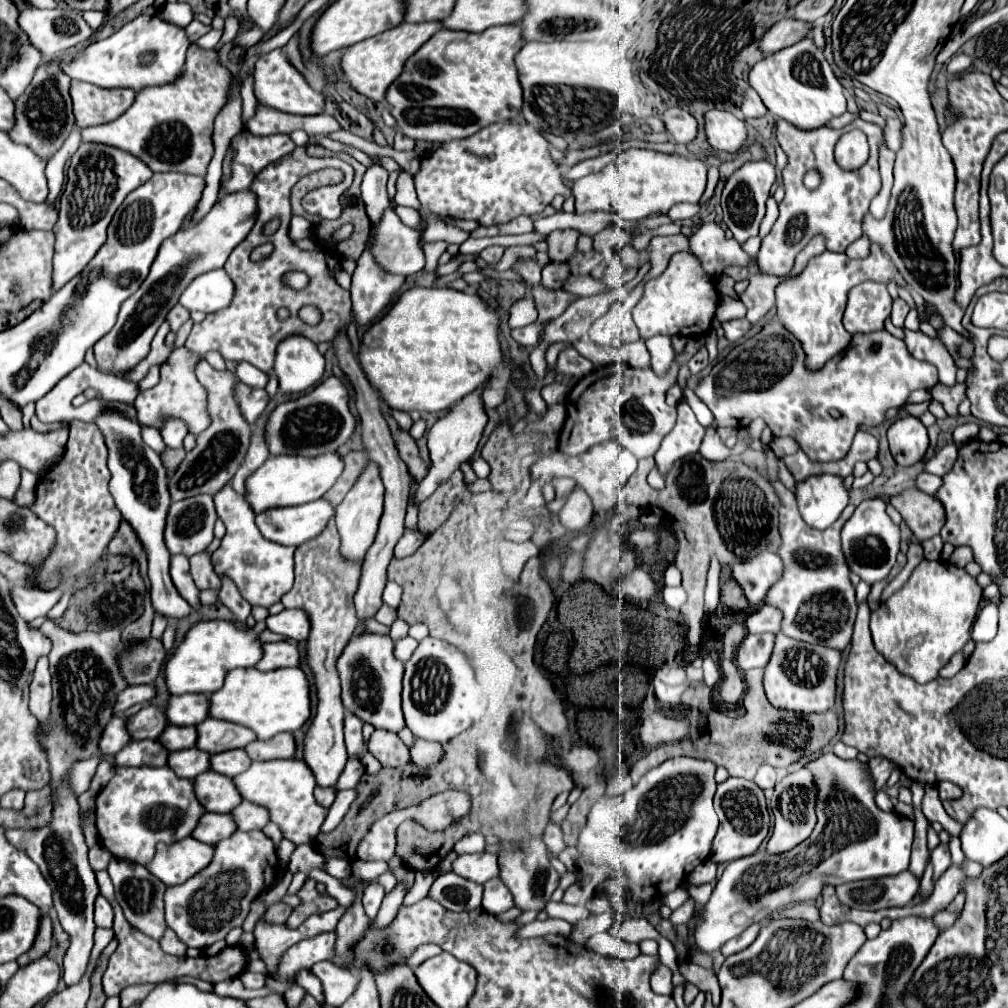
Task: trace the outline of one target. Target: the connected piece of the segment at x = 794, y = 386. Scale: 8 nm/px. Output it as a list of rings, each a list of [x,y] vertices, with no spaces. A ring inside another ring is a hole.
[[[769,322],[769,324],[763,326],[763,330],[761,330],[757,336],[753,336],[753,338],[745,340],[743,344],[735,346],[723,360],[719,360],[719,362],[711,368],[711,372],[699,380],[699,384],[697,384],[697,388],[695,388],[695,394],[697,394],[697,396],[701,398],[701,402],[705,402],[707,408],[713,412],[713,426],[711,426],[711,428],[719,428],[719,426],[745,428],[745,426],[751,422],[751,418],[759,418],[759,416],[761,416],[761,418],[767,422],[767,426],[771,428],[771,432],[773,432],[775,436],[793,436],[793,438],[797,438],[797,442],[801,444],[803,452],[805,452],[813,462],[837,462],[837,460],[841,460],[841,458],[849,452],[851,440],[853,440],[853,436],[855,436],[859,424],[865,424],[865,426],[877,426],[877,424],[881,424],[881,422],[885,420],[885,412],[887,412],[889,408],[899,408],[899,406],[903,406],[903,404],[907,402],[907,398],[909,398],[911,392],[921,390],[921,388],[923,388],[923,390],[931,390],[935,384],[937,384],[937,368],[935,368],[933,364],[915,360],[915,358],[909,354],[909,350],[905,348],[905,344],[901,344],[901,340],[895,338],[895,336],[891,336],[887,330],[879,330],[879,332],[871,332],[871,334],[855,334],[853,340],[851,340],[851,344],[849,344],[849,348],[847,348],[845,352],[841,352],[841,356],[837,354],[837,356],[831,358],[821,370],[809,372],[809,370],[805,368],[805,356],[803,356],[803,350],[801,350],[799,342],[797,342],[779,322]],[[831,408],[837,408],[837,410],[843,414],[843,418],[837,420],[837,418],[827,416]]]

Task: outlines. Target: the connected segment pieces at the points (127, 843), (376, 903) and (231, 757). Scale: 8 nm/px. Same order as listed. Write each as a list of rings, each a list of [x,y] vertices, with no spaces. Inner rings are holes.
[[[123,766],[115,770],[115,776],[99,792],[95,814],[101,844],[115,858],[149,864],[159,842],[173,844],[175,840],[179,842],[191,836],[193,828],[197,828],[201,816],[205,814],[205,808],[195,796],[193,780],[179,778],[169,766]]]
[[[371,882],[367,888],[365,888],[365,894],[363,894],[363,906],[365,906],[365,912],[367,916],[373,920],[381,908],[381,902],[383,902],[383,896],[385,896],[385,888],[379,884],[379,882]]]
[[[243,748],[239,750],[227,750],[221,754],[211,756],[211,770],[235,778],[239,772],[245,772],[251,766],[251,758]]]

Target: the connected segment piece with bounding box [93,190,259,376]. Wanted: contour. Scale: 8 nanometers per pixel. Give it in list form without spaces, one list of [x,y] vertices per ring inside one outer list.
[[[251,190],[233,192],[223,196],[201,222],[191,228],[181,228],[173,238],[163,242],[159,256],[155,258],[155,264],[143,282],[143,288],[139,288],[131,300],[123,302],[115,328],[111,328],[111,332],[103,336],[103,340],[99,340],[99,344],[93,348],[101,372],[113,372],[119,376],[147,356],[157,328],[165,322],[167,312],[177,304],[187,284],[191,284],[191,280],[203,272],[223,268],[231,250],[235,250],[235,246],[239,246],[249,236],[251,228],[255,226],[257,212],[257,196]]]

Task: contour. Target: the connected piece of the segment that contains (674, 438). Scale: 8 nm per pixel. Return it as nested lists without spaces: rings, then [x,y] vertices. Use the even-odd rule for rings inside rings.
[[[681,402],[677,406],[677,412],[679,412],[679,418],[677,418],[675,428],[663,438],[663,442],[655,454],[657,470],[663,476],[667,476],[667,472],[673,468],[675,460],[681,460],[683,456],[699,452],[701,440],[703,440],[705,432],[709,430],[697,422],[697,418],[691,412],[687,402]]]

